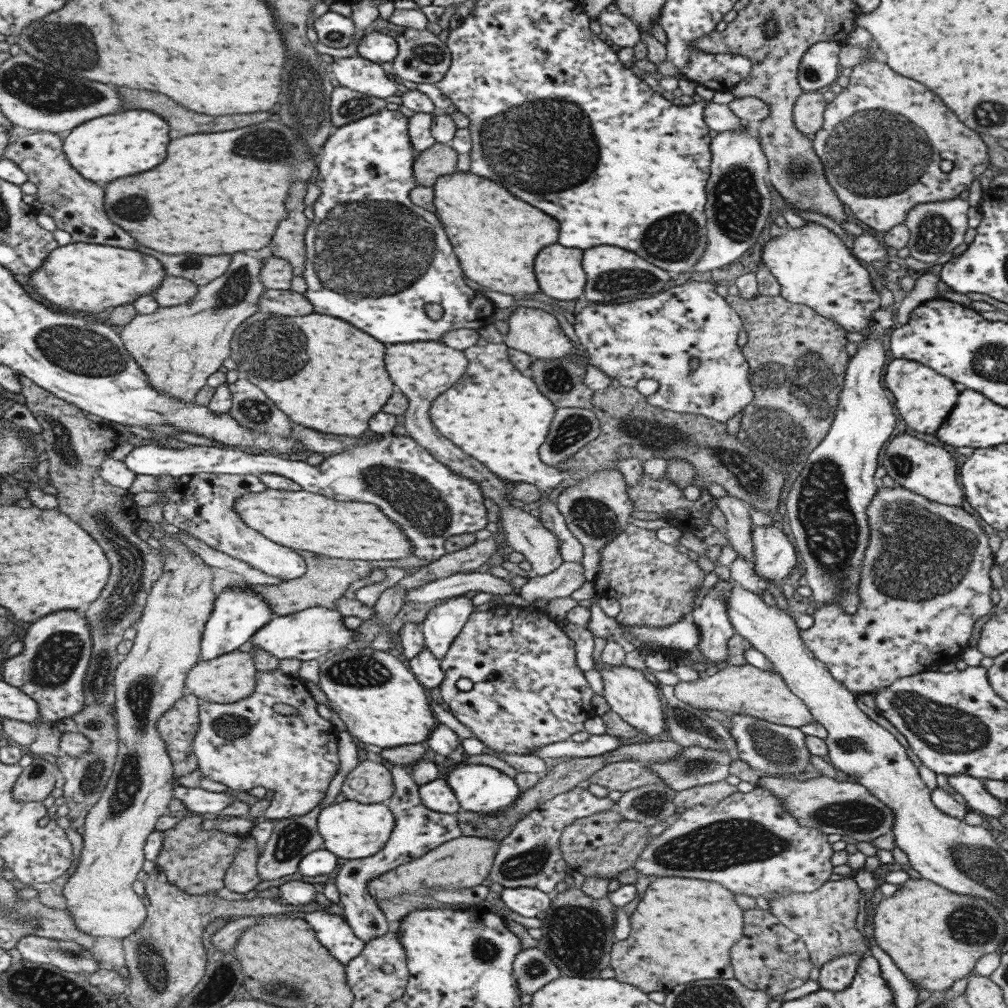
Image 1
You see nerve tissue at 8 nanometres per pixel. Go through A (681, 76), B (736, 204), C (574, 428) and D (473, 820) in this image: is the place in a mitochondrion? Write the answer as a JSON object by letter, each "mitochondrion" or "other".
{"A":"other","B":"mitochondrion","C":"mitochondrion","D":"mitochondrion"}

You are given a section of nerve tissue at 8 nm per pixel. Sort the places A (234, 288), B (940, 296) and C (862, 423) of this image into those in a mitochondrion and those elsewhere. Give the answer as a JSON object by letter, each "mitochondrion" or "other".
{"A":"mitochondrion","B":"other","C":"other"}

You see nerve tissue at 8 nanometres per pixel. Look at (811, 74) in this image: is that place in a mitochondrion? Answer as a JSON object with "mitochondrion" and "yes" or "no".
{"mitochondrion":"yes"}

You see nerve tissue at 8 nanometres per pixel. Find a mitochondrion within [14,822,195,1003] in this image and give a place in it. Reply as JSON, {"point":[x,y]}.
{"point":[149,962]}

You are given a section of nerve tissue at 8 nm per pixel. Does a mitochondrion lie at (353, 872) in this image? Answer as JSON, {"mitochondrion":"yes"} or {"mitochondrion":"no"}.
{"mitochondrion":"no"}

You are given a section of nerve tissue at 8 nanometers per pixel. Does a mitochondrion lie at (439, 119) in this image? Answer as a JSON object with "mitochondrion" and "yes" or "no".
{"mitochondrion":"no"}

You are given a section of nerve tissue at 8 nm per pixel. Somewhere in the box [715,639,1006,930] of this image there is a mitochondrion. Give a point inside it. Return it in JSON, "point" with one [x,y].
{"point":[945,729]}

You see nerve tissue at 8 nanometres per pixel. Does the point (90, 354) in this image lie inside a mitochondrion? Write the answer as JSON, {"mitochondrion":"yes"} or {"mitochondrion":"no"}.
{"mitochondrion":"yes"}

